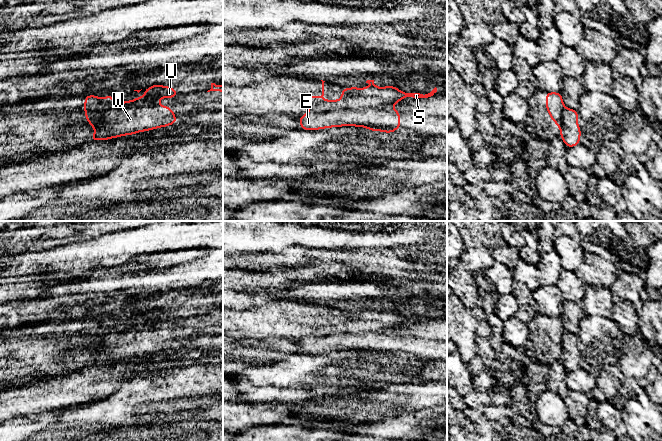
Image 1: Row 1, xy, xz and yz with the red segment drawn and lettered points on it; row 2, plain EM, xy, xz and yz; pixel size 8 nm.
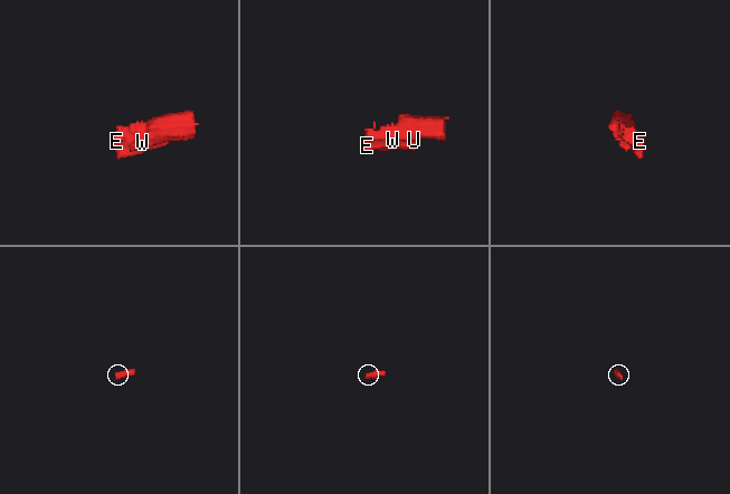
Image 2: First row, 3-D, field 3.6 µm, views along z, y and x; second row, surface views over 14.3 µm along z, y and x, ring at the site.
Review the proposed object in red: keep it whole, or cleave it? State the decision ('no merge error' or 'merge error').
merge error

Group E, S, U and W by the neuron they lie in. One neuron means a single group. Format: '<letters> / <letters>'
E W / S U

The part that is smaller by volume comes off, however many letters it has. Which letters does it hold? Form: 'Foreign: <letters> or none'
Foreign: E, W

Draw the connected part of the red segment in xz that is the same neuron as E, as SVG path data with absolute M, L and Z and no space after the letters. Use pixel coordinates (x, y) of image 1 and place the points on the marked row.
M390 107L335 110L333 112L309 112L299 117L300 129L320 130L324 128L355 126L371 131L393 133L399 127L400 112Z

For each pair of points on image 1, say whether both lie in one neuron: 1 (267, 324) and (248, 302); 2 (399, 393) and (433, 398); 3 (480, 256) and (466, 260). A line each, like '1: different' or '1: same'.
1: different
2: same
3: same

